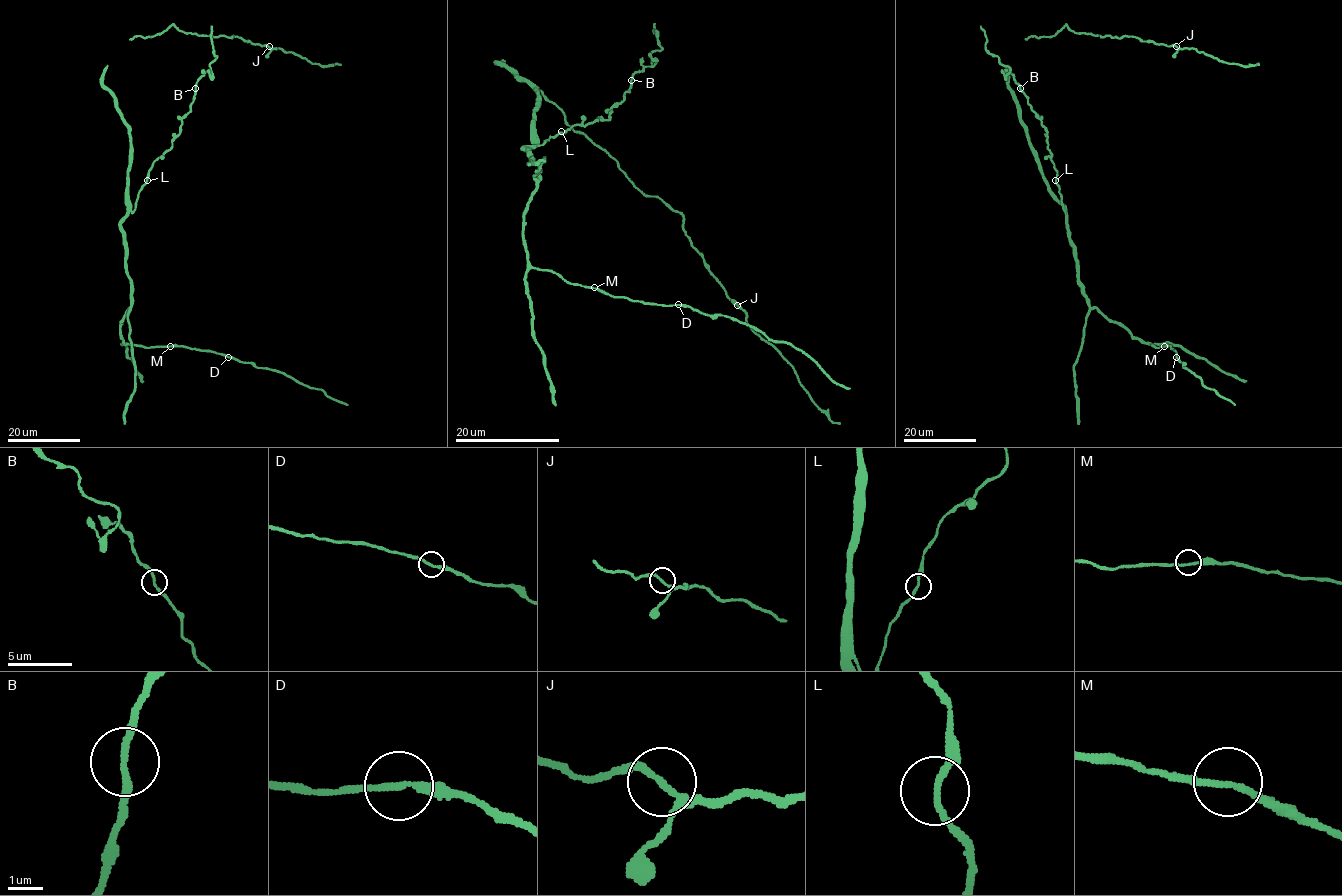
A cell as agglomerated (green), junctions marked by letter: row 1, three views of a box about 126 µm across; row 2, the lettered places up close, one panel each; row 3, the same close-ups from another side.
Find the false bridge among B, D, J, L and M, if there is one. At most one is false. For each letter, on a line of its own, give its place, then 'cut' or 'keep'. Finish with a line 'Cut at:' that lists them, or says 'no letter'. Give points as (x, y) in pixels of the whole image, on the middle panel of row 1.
B: (631, 80) | keep
D: (678, 304) | keep
J: (737, 305) | keep
L: (561, 131) | keep
M: (594, 287) | keep
Cut at: no letter

